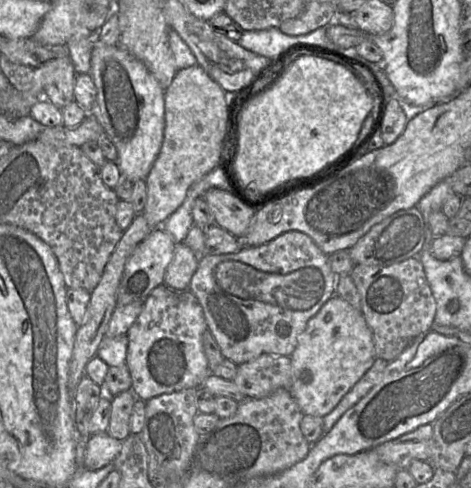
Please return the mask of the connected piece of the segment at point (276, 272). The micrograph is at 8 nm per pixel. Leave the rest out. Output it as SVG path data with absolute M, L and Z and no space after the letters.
M288 231L260 246L243 246L236 253L199 256L189 290L201 304L207 328L224 358L241 365L263 354L289 357L308 321L335 295L336 280L328 255L308 235Z

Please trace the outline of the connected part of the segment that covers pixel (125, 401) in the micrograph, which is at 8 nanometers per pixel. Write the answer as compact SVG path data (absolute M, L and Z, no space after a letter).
M132 390L111 397L111 415L107 429L111 437L123 441L131 434L130 417L136 399Z

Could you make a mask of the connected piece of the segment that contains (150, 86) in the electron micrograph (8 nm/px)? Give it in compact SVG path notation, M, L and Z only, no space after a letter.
M98 33L95 34L95 43L91 53L91 76L93 82L97 89L97 102L96 107L94 108L95 114L97 115L98 121L102 125L106 135L109 137L111 142L115 145L117 150L117 161L115 162L123 176L123 179L128 179L131 182L137 180L146 179L162 146L163 136L164 136L164 127L165 127L165 101L164 93L165 90L162 89L157 79L150 73L147 67L136 57L130 54L127 50L122 48L120 45L109 46L102 43L98 38Z

